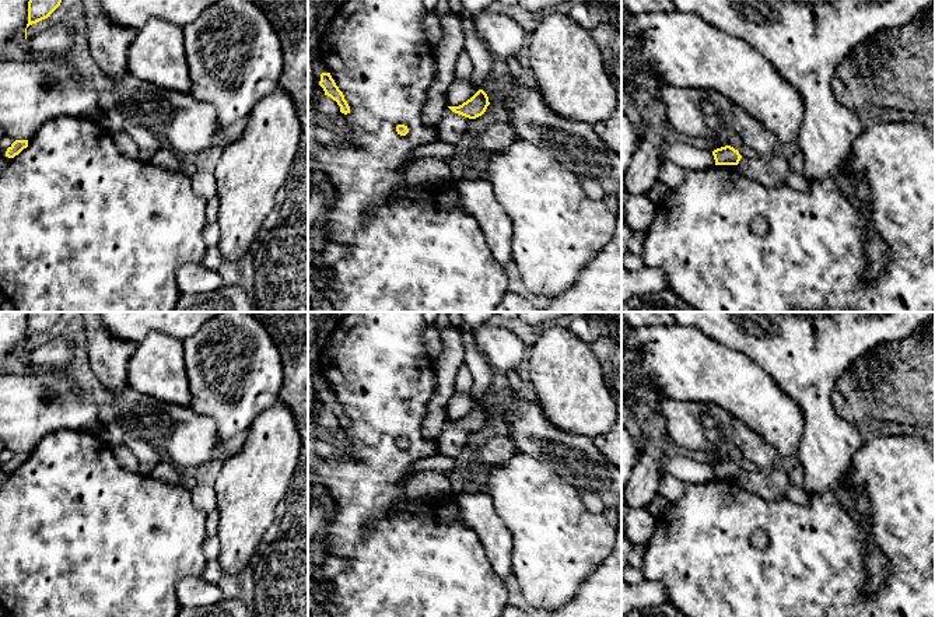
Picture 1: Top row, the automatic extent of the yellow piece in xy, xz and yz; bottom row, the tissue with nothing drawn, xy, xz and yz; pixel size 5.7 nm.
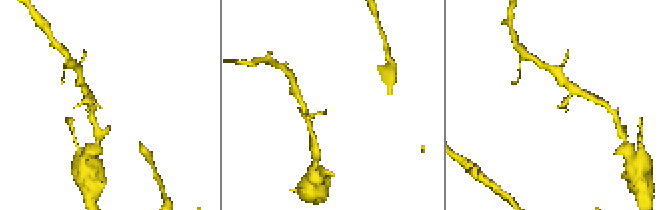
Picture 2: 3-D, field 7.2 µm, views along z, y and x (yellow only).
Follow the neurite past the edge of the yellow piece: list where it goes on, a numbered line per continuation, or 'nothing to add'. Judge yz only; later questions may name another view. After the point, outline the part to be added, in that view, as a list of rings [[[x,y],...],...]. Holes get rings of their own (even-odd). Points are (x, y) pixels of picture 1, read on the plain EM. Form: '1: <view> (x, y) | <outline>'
nothing to add

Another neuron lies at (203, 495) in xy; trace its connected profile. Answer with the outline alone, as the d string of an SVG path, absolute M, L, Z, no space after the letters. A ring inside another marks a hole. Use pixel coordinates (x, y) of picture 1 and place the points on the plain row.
M197 483L192 490L193 505L209 513L217 509L217 495L211 484Z

